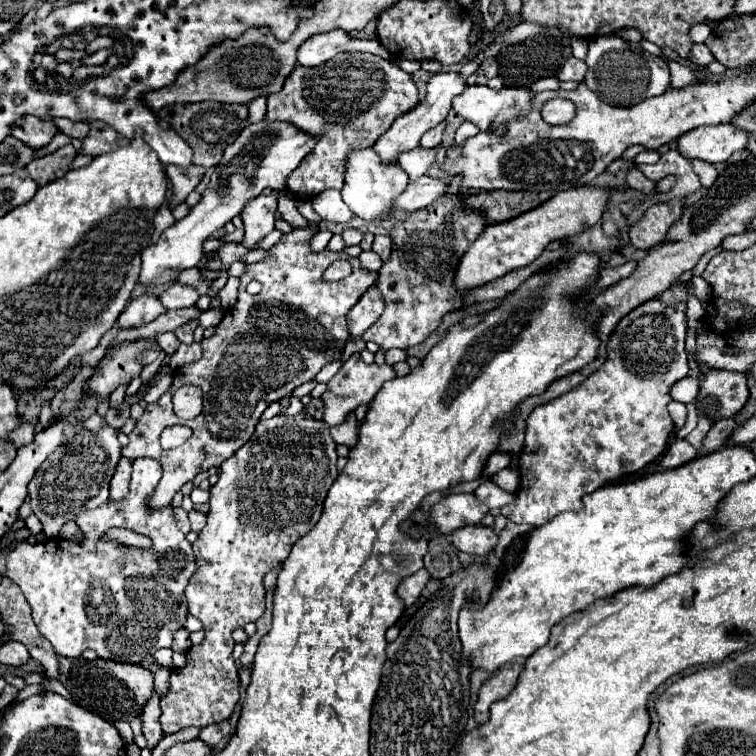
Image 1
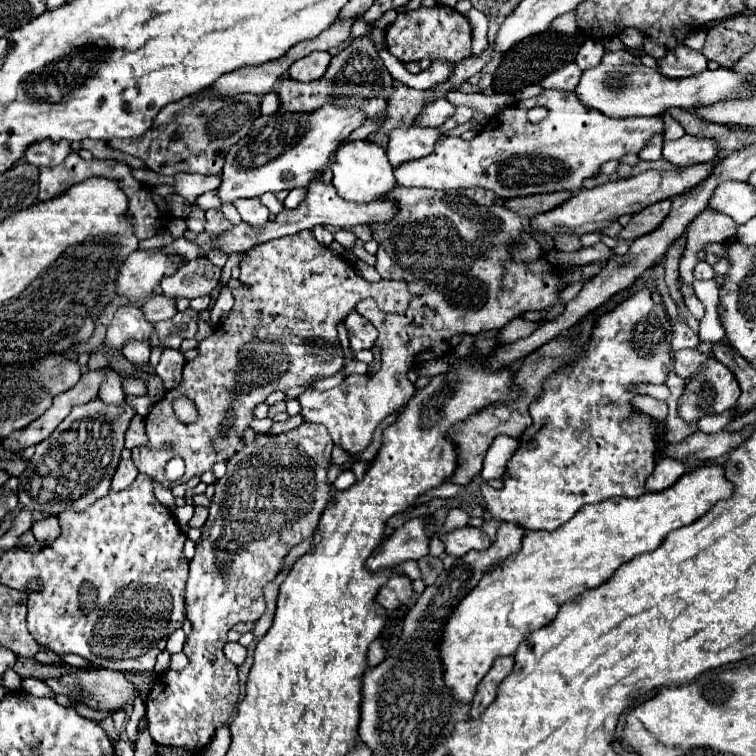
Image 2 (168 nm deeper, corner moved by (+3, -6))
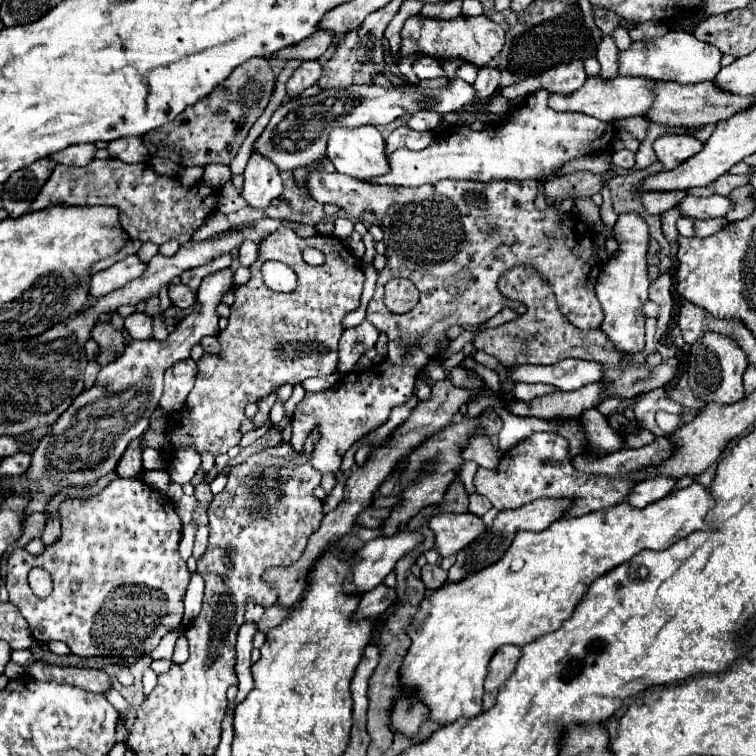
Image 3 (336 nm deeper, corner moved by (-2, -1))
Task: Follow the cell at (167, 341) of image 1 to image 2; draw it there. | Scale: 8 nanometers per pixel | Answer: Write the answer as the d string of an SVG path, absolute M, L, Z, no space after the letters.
M165 350L161 356L161 362L157 364L155 372L157 376L163 380L165 390L173 390L173 386L179 386L181 382L181 374L183 374L183 366L185 366L185 358L179 350Z

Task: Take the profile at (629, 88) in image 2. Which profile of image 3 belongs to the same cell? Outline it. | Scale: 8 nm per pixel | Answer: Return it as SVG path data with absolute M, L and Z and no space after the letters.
M600 75L586 77L584 87L580 87L576 93L556 93L550 97L552 109L572 109L580 113L588 113L600 121L620 121L636 115L646 115L652 109L652 103L656 99L656 83L648 77L626 77L618 75L614 79L602 79Z

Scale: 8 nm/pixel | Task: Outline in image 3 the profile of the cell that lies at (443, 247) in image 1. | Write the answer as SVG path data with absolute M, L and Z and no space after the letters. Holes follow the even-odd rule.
M320 171L320 173L310 173L310 179L308 179L306 187L310 189L312 199L316 199L318 203L338 205L338 207L344 209L350 217L354 217L354 219L360 219L360 217L362 217L364 223L382 227L384 233L386 233L386 237L390 239L390 243L392 243L392 239L394 239L394 245L388 245L388 251L386 251L386 267L378 273L376 291L374 291L374 297L370 299L368 311L366 311L366 319L368 319L378 331L382 331L382 333L388 335L388 357L386 357L386 361L378 367L378 373L374 375L374 379L362 381L362 387L360 387L360 383L350 385L350 387L344 387L344 385L340 383L340 385L336 385L334 389L326 389L326 391L318 391L318 393L306 393L306 397L296 405L296 411L294 411L294 415L292 415L292 439L290 439L290 441L292 441L294 449L302 449L304 437L306 437L314 427L320 427L322 437L320 437L320 441L318 441L318 445L316 445L316 455L314 455L314 465L316 465L316 469L320 469L320 473L328 473L328 471L336 473L336 471L340 469L340 461L342 461L344 453L346 453L360 437L364 437L366 433L370 433L370 431L378 429L382 423L386 423L386 419L390 417L390 411L392 411L396 405L406 403L406 401L414 395L414 383L416 383L418 371L422 371L424 365L428 365L436 355L440 355L440 353L450 345L450 339L446 337L446 331L448 331L452 325L464 325L464 327L484 325L484 323L490 321L496 313L500 313L504 307L510 307L510 309L514 309L514 311L518 311L518 313L524 313L526 305L522 305L522 303L518 303L518 301L512 301L510 297L504 297L504 295L498 291L498 279L504 275L504 271L510 271L510 269L516 267L516 265L530 265L530 267L534 267L534 271L538 273L538 277L544 279L544 281L548 283L548 287L554 291L556 301L558 301L558 309L568 317L568 321L570 321L572 325L576 325L576 327L580 327L580 329L596 329L596 327L600 327L602 313L600 313L600 303L596 301L594 285L596 285L596 277L598 277L598 273L600 273L600 265L602 265L602 263L600 263L598 255L594 253L594 245L592 245L594 237L592 237L592 231L590 231L584 223L580 223L578 219L572 219L572 217L566 217L564 221L560 221L556 207L550 207L550 209L546 209L546 211L538 211L538 209L534 207L534 199L536 199L536 195L538 195L538 183L536 183L536 181L490 181L490 183L480 183L480 181L440 181L440 183L422 185L422 187L396 187L396 185L372 185L372 183L368 183L368 181L356 181L356 179L352 179L352 177L344 177L342 173L336 173L336 171L334 171L334 173ZM392 277L408 277L408 279L414 281L414 285L418 287L418 291L420 291L420 301L418 301L416 309L412 309L410 313L396 315L396 313L390 313L388 309L384 309L384 301L382 301L384 283L390 281Z

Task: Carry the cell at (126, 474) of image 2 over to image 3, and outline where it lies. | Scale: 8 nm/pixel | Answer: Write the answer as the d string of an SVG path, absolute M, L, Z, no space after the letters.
M140 439L132 441L132 445L128 445L128 453L124 453L124 457L120 459L120 465L116 467L118 477L136 477L142 473L142 457L140 457L142 449L140 449Z

